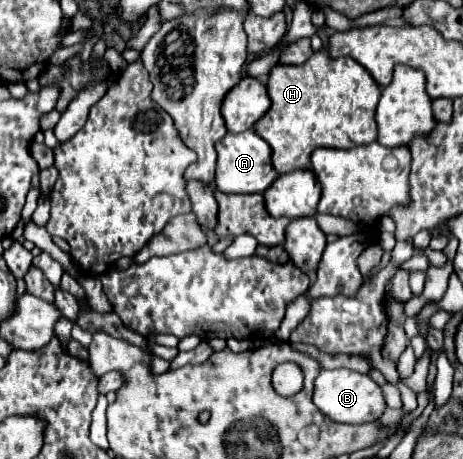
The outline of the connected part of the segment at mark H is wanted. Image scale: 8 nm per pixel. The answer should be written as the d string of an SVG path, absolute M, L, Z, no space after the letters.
M322 49L314 53L302 65L276 65L268 77L268 95L272 99L270 111L254 125L256 133L272 147L272 165L280 175L306 169L310 165L310 155L318 147L332 149L354 149L360 145L370 145L378 139L378 123L374 119L376 105L380 101L380 85L370 77L370 73L350 57L330 59L328 51Z

